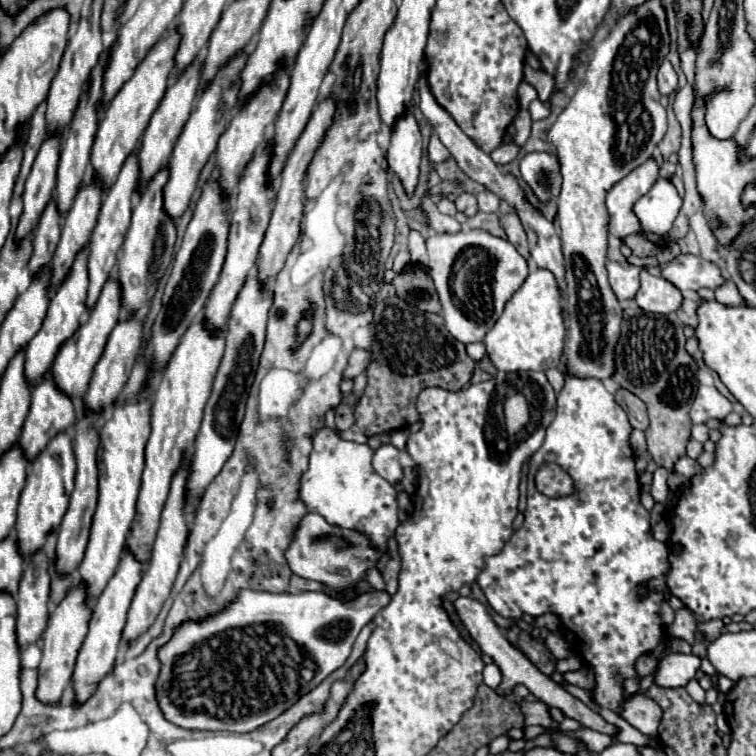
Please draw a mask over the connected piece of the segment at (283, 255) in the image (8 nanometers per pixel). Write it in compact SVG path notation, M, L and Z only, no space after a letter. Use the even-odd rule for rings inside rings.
M325 97L317 111L313 113L313 117L309 119L305 131L301 133L299 141L295 143L287 163L285 163L285 169L279 177L279 189L277 195L275 195L275 201L273 201L273 211L271 211L271 221L269 221L269 227L265 231L265 239L259 247L259 257L257 257L257 281L263 285L263 289L267 289L269 281L283 269L283 263L291 251L291 247L295 245L297 237L299 237L299 221L301 221L301 215L303 215L303 201L305 201L305 195L303 195L303 181L305 181L305 171L307 171L307 165L309 165L309 159L313 157L313 151L317 151L317 143L321 143L331 119L333 119L333 113L335 113L335 107L333 107L333 101L329 97Z

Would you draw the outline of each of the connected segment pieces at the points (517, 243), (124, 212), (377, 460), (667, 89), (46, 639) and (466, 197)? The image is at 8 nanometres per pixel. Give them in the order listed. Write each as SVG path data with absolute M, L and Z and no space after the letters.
M509 213L509 215L501 215L501 227L505 229L507 233L507 239L509 243L525 257L529 259L529 247L527 247L527 239L525 239L525 231L521 227L521 221L517 219L515 213Z
M133 153L115 185L105 193L103 201L105 201L105 207L101 205L101 211L99 211L99 219L97 219L97 225L93 229L93 235L91 235L91 241L89 241L89 251L87 251L87 269L89 269L89 291L87 291L87 309L93 309L93 305L97 303L99 295L101 295L101 289L103 285L107 283L107 279L111 277L115 265L117 265L117 253L123 245L123 239L125 239L125 233L129 229L129 223L131 223L131 199L135 197L137 193L137 187L139 187L139 165L137 165L137 153Z
M383 445L373 455L373 469L387 479L391 485L397 485L403 477L403 467L399 463L399 451L393 445Z
M667 59L659 67L657 83L659 83L659 93L661 95L671 95L677 89L677 73L675 73L673 65Z
M79 583L79 587L75 591L69 591L65 599L55 607L55 611L49 617L47 629L43 633L43 657L39 663L39 685L35 691L35 697L41 703L57 705L61 701L61 695L71 681L79 647L87 635L89 619L91 619L91 603L87 603L85 585Z
M461 193L457 199L455 199L455 205L459 211L463 211L467 217L475 215L477 213L477 199L473 193Z

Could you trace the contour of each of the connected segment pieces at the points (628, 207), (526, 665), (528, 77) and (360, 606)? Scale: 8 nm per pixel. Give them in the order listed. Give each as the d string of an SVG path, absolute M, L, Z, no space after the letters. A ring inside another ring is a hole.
M649 159L635 171L631 171L625 179L613 185L613 189L607 193L607 209L611 217L609 233L611 235L619 239L625 239L629 235L641 235L655 245L661 241L661 235L657 233L643 233L639 219L633 213L633 203L641 195L645 195L645 191L649 191L657 175L659 175L659 165L653 159Z
M459 597L459 599L455 601L455 609L457 609L457 613L459 613L459 619L461 619L463 625L467 627L469 635L471 635L471 637L477 641L477 645L481 647L481 651L487 653L487 655L493 659L493 663L501 669L503 681L501 681L501 685L497 687L497 693L499 693L499 695L509 695L509 693L513 691L513 687L515 687L517 683L521 683L521 685L525 685L539 701L543 701L543 703L549 705L549 707L561 709L567 717L577 719L577 721L583 723L585 727L589 727L589 729L593 729L593 731L599 731L599 733L605 733L605 735L611 735L611 737L615 737L615 735L619 733L619 727L607 723L597 711L589 709L585 703L581 703L581 701L575 699L571 693L567 693L559 683L555 683L553 679L549 679L547 675L543 675L517 647L513 647L513 645L507 641L507 637L501 633L501 629L495 625L495 621L491 619L491 615L487 617L489 611L485 609L485 605L481 605L481 603L479 603L477 599L473 599L473 597Z
M525 65L525 81L531 83L537 89L539 99L543 103L547 103L553 97L553 93L557 91L555 89L555 77L551 73L547 73L547 71L533 71L529 65Z
M243 589L237 597L221 613L201 623L183 623L173 639L159 649L163 667L157 681L157 701L163 715L183 729L247 733L279 717L345 663L361 627L391 601L387 591L365 591L343 599L321 591L275 595Z

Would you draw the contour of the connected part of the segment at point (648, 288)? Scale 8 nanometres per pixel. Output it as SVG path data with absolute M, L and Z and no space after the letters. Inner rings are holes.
M641 271L641 287L635 295L635 301L641 309L651 313L673 313L681 307L683 295L681 291L663 277L655 277L649 271Z

